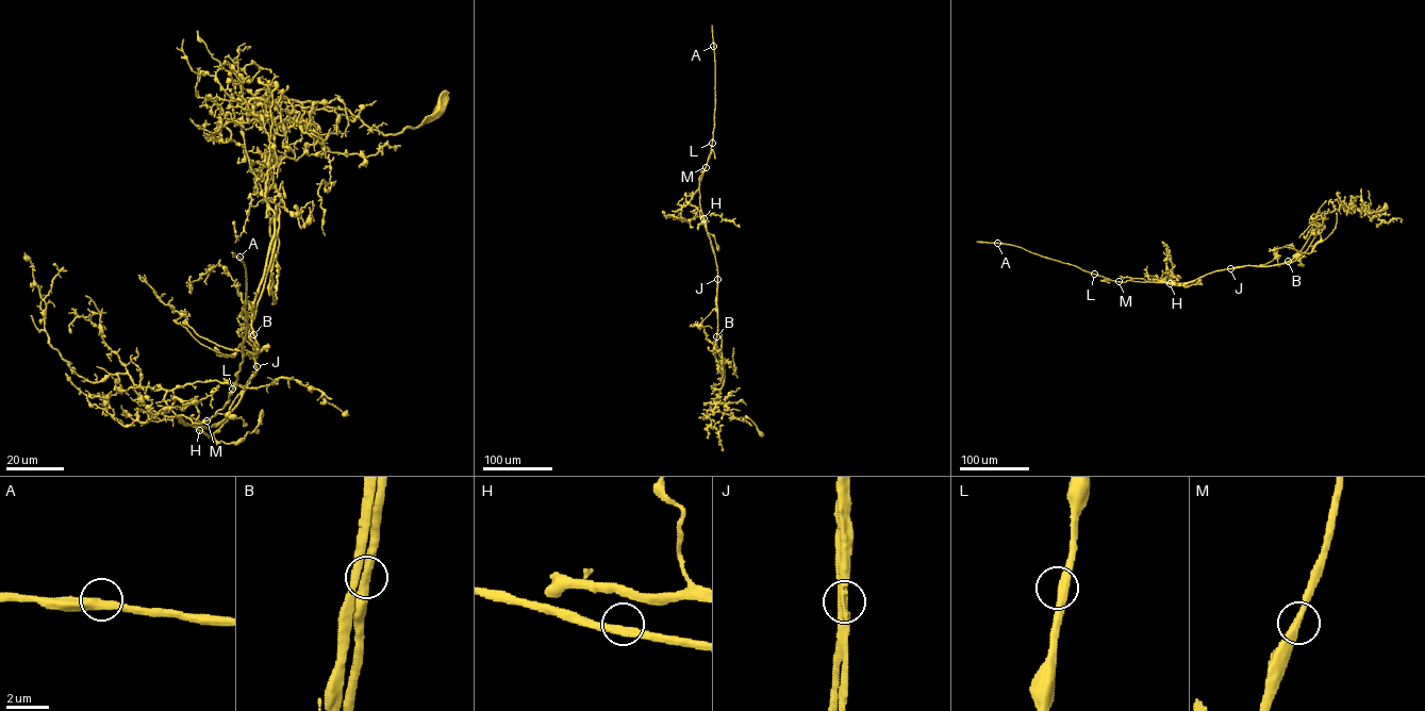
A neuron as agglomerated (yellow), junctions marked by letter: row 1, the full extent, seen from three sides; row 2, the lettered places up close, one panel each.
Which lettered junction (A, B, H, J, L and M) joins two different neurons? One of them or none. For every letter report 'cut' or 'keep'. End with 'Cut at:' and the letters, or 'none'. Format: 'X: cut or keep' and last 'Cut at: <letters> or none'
A: keep
B: keep
H: keep
J: cut
L: keep
M: keep
Cut at: J

